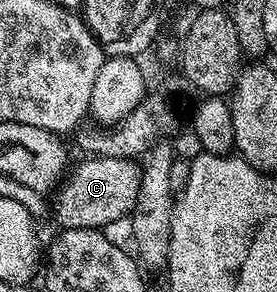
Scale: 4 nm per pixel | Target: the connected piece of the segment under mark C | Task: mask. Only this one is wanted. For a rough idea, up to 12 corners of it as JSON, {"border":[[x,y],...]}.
{"border":[[86,157],[58,185],[58,227],[108,228],[139,200],[132,158]]}

